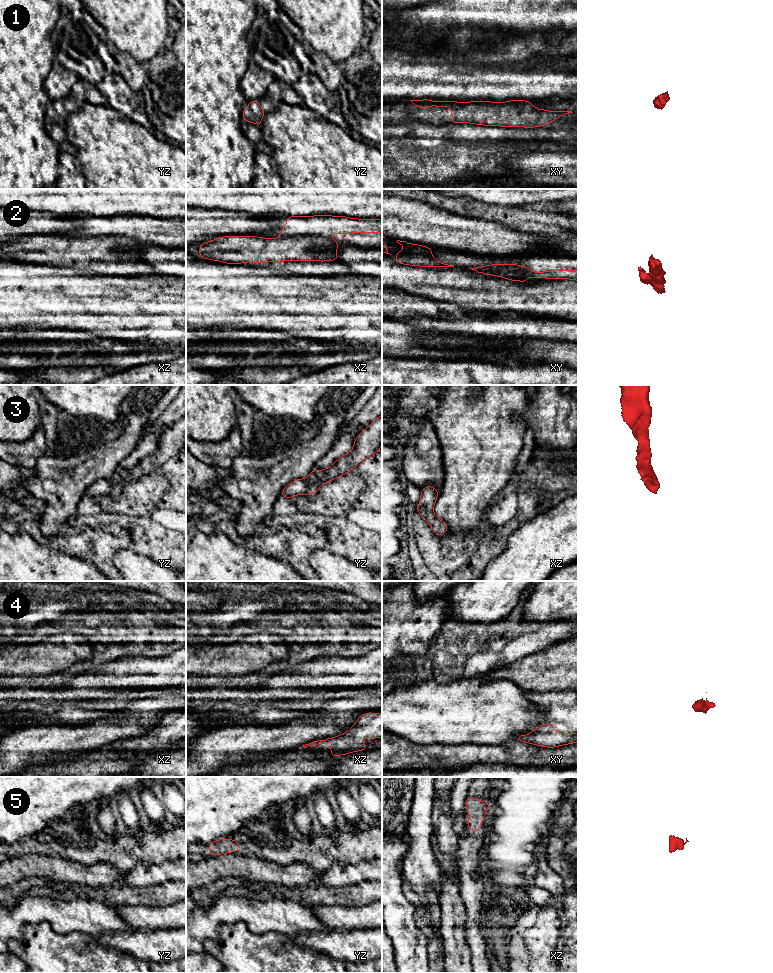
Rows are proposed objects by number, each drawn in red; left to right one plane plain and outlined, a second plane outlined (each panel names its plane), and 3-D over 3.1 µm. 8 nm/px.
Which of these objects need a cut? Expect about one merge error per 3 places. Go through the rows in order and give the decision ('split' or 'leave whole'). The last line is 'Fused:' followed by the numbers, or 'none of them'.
1: leave whole
2: split
3: leave whole
4: leave whole
5: leave whole
Fused: 2

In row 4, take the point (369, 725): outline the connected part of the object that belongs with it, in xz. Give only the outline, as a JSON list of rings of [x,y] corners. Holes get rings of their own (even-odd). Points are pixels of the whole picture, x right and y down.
[[[366,712],[357,719],[356,723],[347,732],[332,738],[305,744],[303,747],[316,746],[319,743],[329,745],[331,756],[335,758],[352,752],[367,751],[367,744],[359,741],[366,738],[382,738],[382,713]]]

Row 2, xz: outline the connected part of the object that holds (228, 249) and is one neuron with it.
[[[301,235],[281,238],[262,238],[258,236],[223,236],[200,244],[199,257],[226,264],[246,262],[281,261],[337,261],[337,247],[341,244],[322,235]]]

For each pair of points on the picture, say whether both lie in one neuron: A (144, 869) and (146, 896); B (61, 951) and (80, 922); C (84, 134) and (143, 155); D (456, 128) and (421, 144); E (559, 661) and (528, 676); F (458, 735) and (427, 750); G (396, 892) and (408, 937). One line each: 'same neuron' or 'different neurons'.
A: different neurons
B: different neurons
C: same neuron
D: different neurons
E: same neuron
F: different neurons
G: same neuron

